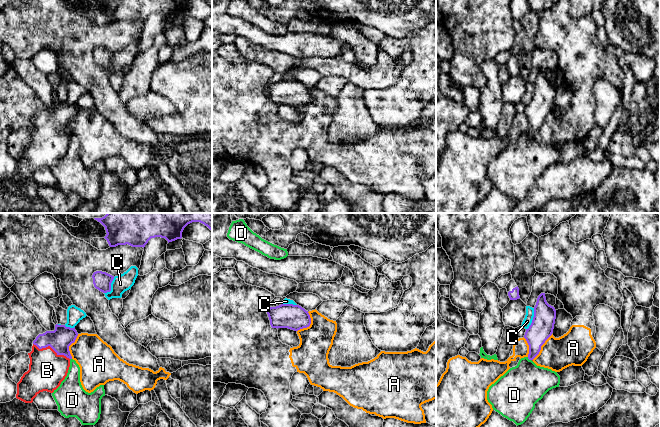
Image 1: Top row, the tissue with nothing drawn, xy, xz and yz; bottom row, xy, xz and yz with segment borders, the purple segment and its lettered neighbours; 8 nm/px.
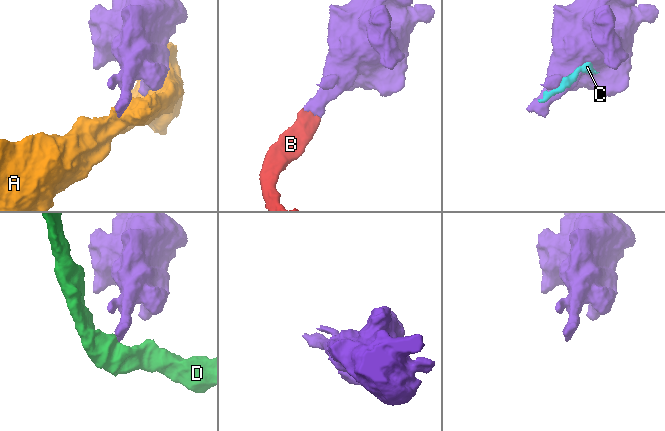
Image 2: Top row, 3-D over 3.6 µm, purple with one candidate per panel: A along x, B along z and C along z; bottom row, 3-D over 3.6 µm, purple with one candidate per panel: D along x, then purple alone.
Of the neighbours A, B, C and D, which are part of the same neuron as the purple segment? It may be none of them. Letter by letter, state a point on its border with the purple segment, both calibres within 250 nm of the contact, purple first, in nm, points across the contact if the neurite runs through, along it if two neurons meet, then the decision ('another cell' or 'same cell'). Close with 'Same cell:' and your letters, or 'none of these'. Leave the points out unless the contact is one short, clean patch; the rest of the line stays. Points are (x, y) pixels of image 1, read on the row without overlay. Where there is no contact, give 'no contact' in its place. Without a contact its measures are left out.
A: meets purple in xz at (309, 101); 200 nm thick on the purple side, 280 nm on the other; another cell
B: meets purple in xy at (51, 123); 180 nm thick on the purple side, 300 nm on the other; runs through xy (60, 115), (51, 123), (47, 146); same cell
C: meets purple in yz at (533, 95); 190 nm thick on the purple side, 70 nm on the other; another cell
D: meets purple in yz at (529, 135); 180 nm thick on the purple side, 360 nm on the other; border along yz (527, 133), (531, 136); another cell
Same cell: B

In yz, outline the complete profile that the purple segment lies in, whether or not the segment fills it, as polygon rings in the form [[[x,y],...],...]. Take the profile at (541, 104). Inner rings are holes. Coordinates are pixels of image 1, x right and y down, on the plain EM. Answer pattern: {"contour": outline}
{"contour": [[[541,69],[534,83],[532,99],[524,111],[529,121],[529,136],[533,136],[539,130],[541,122],[552,111],[555,95],[555,84],[547,79],[545,69]]]}

